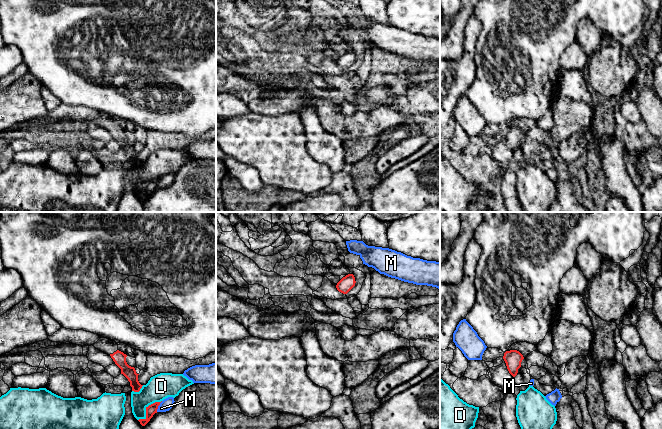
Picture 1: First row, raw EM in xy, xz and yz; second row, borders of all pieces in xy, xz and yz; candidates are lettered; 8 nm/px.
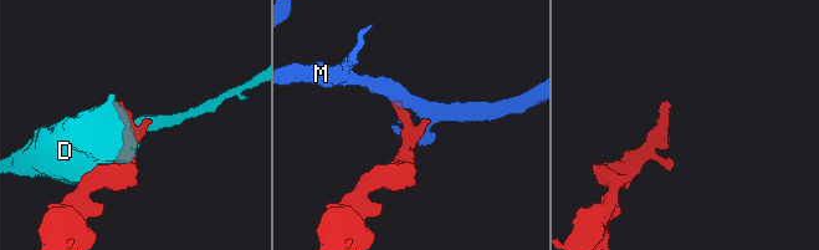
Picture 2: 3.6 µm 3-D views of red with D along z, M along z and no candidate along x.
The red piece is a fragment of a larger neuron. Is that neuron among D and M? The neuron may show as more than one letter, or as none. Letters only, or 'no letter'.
no letter

